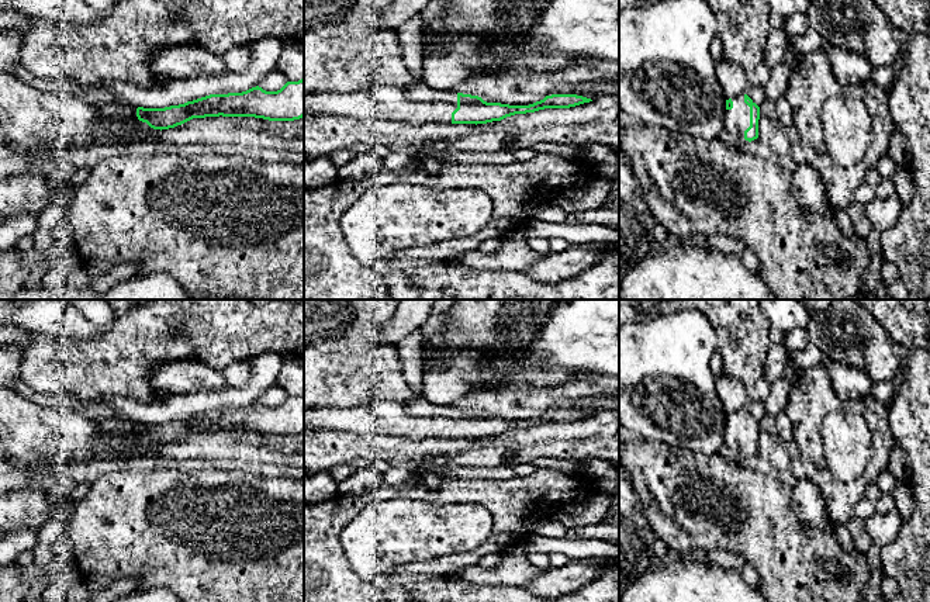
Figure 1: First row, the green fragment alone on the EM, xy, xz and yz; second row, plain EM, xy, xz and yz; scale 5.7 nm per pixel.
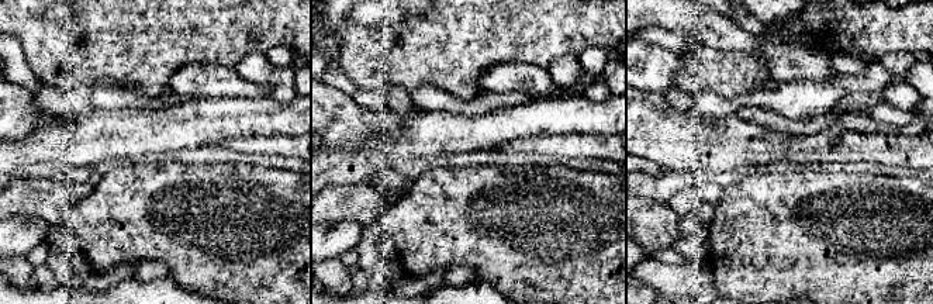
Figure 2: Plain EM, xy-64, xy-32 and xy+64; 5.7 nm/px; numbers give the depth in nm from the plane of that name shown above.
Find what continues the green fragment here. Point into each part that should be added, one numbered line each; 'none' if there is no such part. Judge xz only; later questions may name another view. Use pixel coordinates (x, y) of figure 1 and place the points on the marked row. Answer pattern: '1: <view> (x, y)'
1: xz (417, 103)

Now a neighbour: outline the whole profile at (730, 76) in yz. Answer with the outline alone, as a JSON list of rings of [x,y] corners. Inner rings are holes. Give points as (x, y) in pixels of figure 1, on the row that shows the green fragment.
[[[725,58],[716,63],[716,77],[726,100],[744,94],[749,86],[744,70]]]

